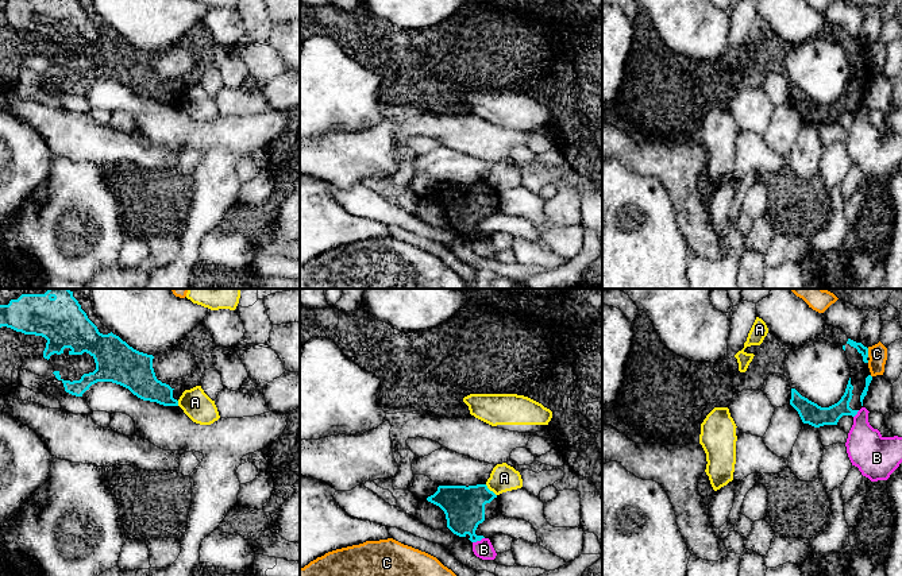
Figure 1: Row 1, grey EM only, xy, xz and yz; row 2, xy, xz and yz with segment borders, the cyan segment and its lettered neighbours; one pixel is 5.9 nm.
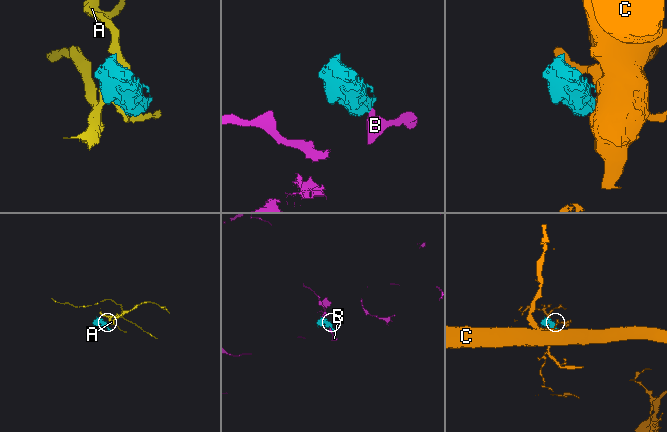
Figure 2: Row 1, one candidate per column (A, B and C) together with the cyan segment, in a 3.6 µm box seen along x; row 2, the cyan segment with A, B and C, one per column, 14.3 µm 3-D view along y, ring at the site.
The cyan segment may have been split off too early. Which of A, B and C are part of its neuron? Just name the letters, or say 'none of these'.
none of these

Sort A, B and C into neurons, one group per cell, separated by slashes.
A B / C

